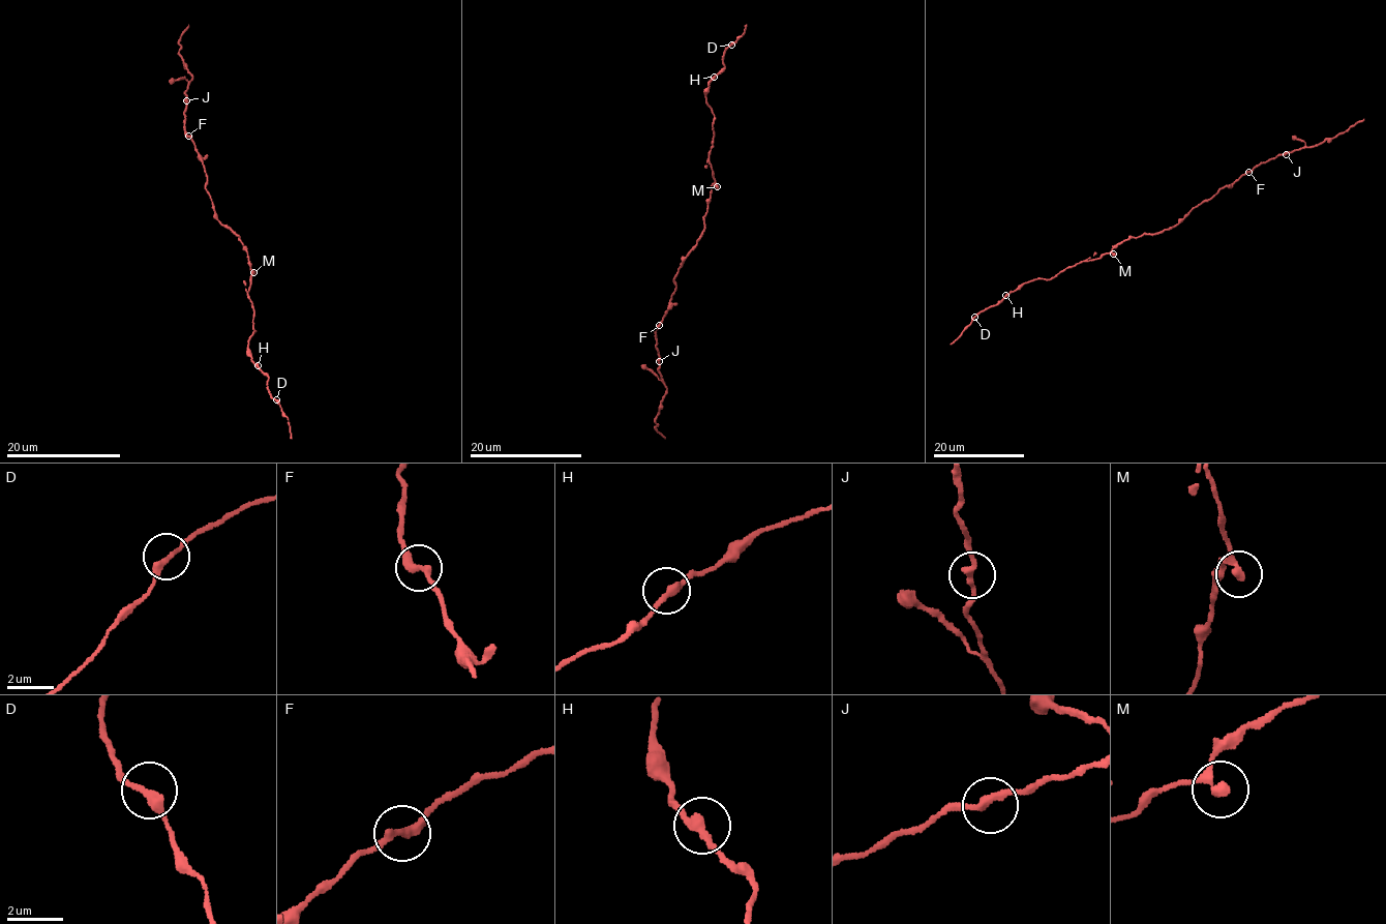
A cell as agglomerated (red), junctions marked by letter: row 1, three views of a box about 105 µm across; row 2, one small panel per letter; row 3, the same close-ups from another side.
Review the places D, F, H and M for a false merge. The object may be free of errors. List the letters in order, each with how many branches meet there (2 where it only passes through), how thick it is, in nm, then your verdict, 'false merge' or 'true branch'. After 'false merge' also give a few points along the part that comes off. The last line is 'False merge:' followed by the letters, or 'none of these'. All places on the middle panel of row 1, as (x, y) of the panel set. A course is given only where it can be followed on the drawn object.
D: branches 2; calibre 280 nm; true branch
F: branches 2; calibre 300 nm; false merge; course (660, 325), (656, 347), (659, 373), (666, 389), (655, 430), (665, 438)
H: branches 2; calibre 280 nm; true branch
M: branches 2; calibre 280 nm; true branch
False merge: F

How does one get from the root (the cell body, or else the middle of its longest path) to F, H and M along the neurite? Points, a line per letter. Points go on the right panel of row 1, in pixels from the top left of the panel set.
F: (1158, 234), (1171, 229), (1194, 207), (1249, 172)
H: (1158, 234), (1128, 237), (1098, 259), (1080, 261), (1050, 278), (1027, 281), (1005, 295)
M: (1158, 234), (1128, 237), (1115, 246), (1113, 254)

